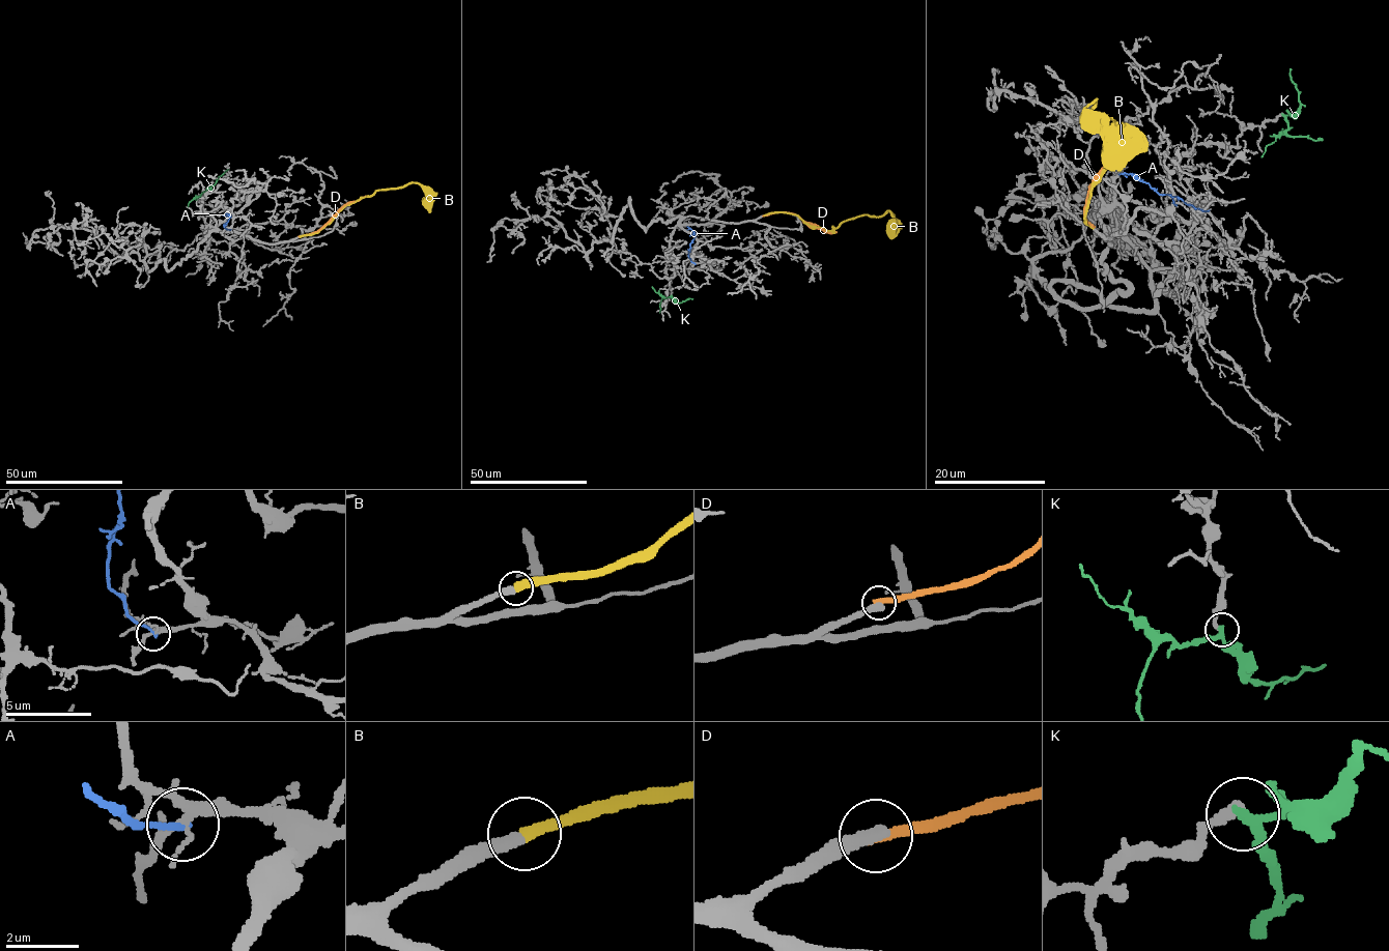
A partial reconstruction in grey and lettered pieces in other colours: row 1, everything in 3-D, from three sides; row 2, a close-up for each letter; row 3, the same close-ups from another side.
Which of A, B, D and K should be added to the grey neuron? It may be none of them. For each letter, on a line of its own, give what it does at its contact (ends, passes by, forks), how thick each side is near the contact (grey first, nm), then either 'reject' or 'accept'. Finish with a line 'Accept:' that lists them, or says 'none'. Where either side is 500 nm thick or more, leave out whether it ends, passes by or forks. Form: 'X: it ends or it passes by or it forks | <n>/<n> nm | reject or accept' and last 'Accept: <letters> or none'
A: it ends | 260/170 nm | reject
B: it ends | 320/320 nm | accept
D: it ends | 360/340 nm | reject
K: it passes by | 240/240 nm | reject
Accept: B

